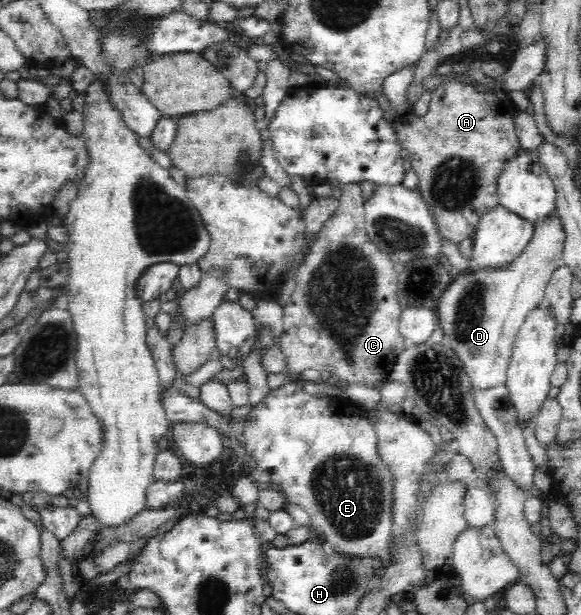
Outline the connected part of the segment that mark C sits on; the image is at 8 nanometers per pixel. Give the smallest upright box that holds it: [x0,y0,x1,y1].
[279,183,405,388]

